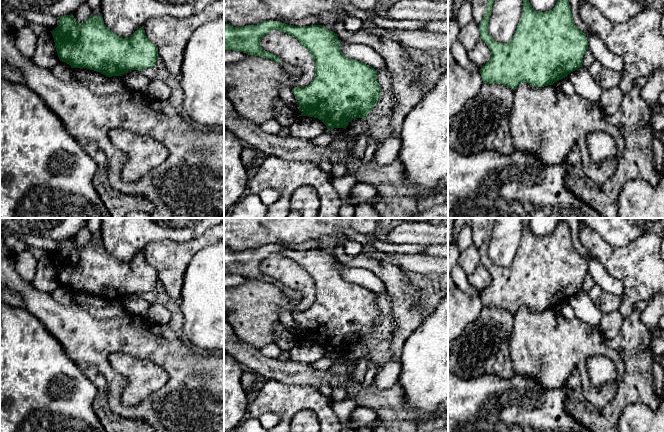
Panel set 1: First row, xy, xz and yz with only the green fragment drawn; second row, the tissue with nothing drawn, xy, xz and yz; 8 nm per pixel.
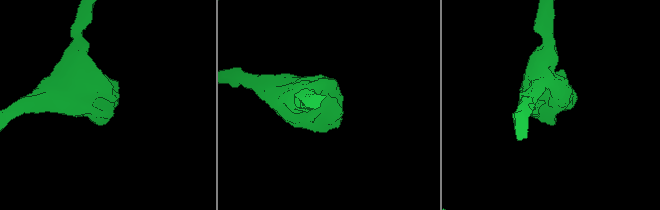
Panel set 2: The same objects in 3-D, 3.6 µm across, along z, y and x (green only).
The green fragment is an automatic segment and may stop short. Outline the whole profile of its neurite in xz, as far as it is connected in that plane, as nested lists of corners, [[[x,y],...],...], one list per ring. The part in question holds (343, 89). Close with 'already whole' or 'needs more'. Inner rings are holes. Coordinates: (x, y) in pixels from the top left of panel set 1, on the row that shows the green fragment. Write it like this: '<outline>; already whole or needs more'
[[[264,21],[257,25],[233,27],[224,23],[224,51],[236,50],[248,55],[255,55],[274,60],[278,64],[280,58],[260,46],[261,39],[272,30],[279,30],[296,38],[311,54],[315,63],[315,75],[310,84],[292,89],[299,102],[299,116],[318,118],[328,130],[344,128],[356,118],[366,120],[366,116],[377,105],[381,91],[377,80],[377,71],[363,62],[344,56],[340,49],[340,41],[333,31],[322,25],[293,26],[280,21]]]; already whole

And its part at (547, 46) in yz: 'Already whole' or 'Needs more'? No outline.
Already whole

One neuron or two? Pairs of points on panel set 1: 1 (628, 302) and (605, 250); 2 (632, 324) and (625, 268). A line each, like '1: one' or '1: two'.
1: one
2: two

